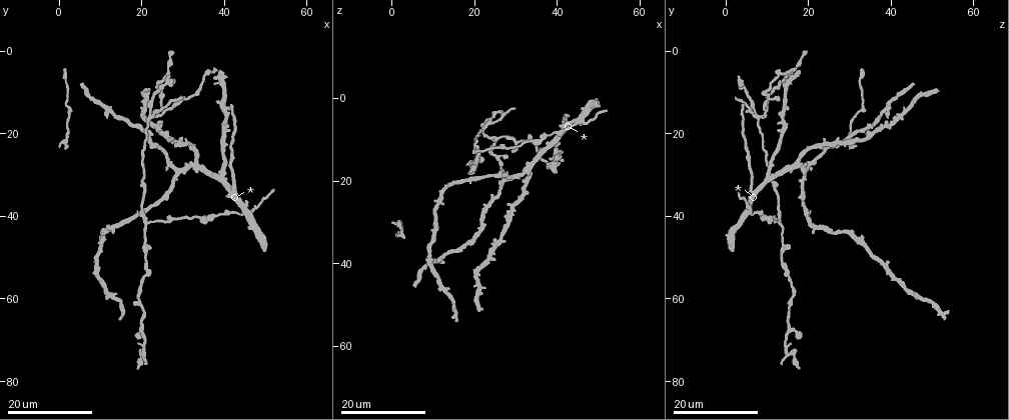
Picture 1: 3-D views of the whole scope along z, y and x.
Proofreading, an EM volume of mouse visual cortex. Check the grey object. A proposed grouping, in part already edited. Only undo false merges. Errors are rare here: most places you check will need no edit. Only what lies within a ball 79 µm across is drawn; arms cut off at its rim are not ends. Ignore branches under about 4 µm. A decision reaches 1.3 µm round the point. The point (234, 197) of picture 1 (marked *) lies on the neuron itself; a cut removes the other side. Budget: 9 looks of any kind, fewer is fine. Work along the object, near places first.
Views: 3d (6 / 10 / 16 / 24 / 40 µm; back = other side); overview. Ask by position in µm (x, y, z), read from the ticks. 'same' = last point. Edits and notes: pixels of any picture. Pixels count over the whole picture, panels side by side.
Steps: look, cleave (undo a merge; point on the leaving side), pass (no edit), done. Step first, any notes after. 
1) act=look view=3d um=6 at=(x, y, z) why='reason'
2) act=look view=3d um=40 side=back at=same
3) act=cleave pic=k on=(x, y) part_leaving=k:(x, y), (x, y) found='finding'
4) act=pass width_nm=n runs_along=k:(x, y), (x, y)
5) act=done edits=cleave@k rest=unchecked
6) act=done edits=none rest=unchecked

act=look view=3d um=24 at=(41.5, 34.0, 6.5)

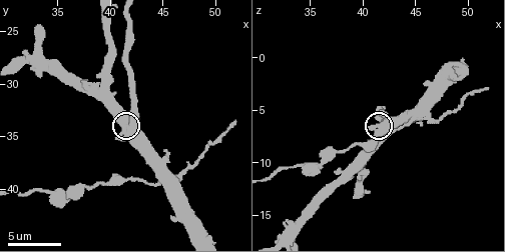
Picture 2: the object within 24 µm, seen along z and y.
act=look view=3d um=6 at=same

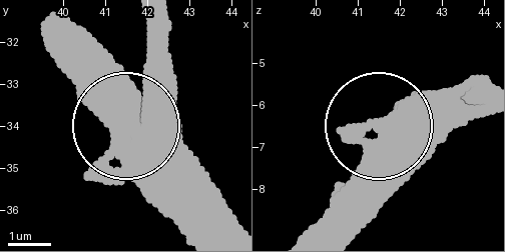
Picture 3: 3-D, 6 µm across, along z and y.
act=pass found='all the same neuron'

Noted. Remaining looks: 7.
act=look view=3d um=16 at=(20.5, 41.5, 13.0) why='two arms in line, one across'

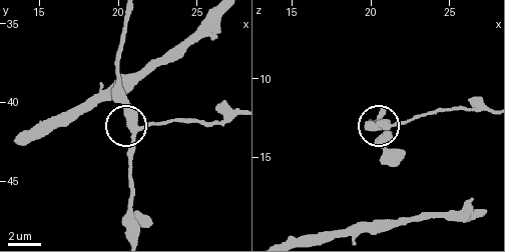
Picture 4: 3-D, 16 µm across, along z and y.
act=look view=3d um=10 at=(21.1, 42.0, 13.1)

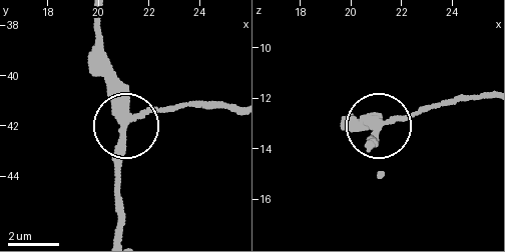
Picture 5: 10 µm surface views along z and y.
act=look view=3d um=6 at=(20.9, 42.0, 13.2)

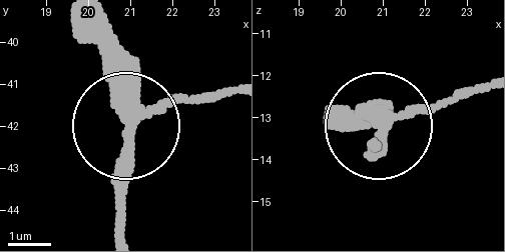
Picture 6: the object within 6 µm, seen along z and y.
act=pass runs_along=6:(226, 91), (172, 98), (140, 119), (119, 223) found='one neuron here'

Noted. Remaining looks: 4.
act=look view=3d um=24 at=(46.5, 39.5, 5.5)

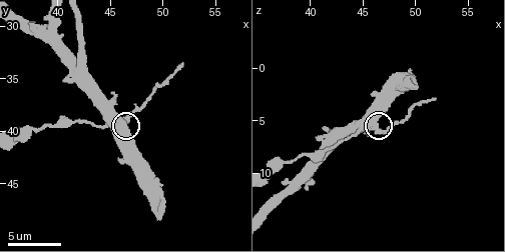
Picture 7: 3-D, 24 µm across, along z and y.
act=look view=3d um=6 at=same

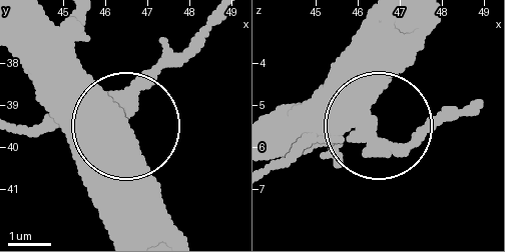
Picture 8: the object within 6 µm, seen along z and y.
act=pass width_nm=540 found='continuous, no second neuron'

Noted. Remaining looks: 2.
act=look view=3d um=24 at=(22.0, 16.0, 8.0) why='four-way junction'

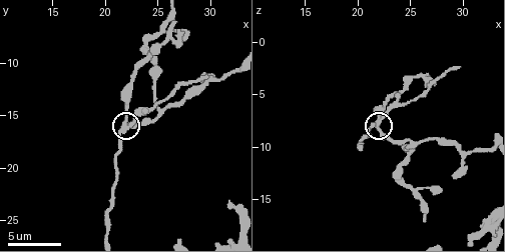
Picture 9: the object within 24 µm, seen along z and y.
act=look view=3d um=10 at=(22.0, 15.8, 8.2)

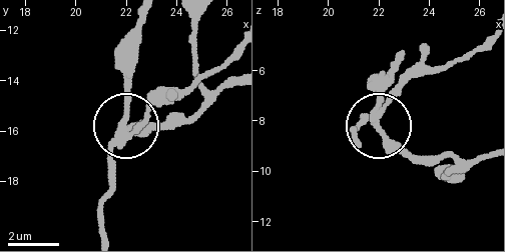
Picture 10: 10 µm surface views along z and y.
act=cleave pic=10 on=(397, 91) width_nm=280 part_leaving=10:(375, 113), (418, 75), (450, 66), (482, 45) found='a second neuron is stuck on'

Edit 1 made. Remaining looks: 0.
act=done edits=cleave@10 rest=unchecked

